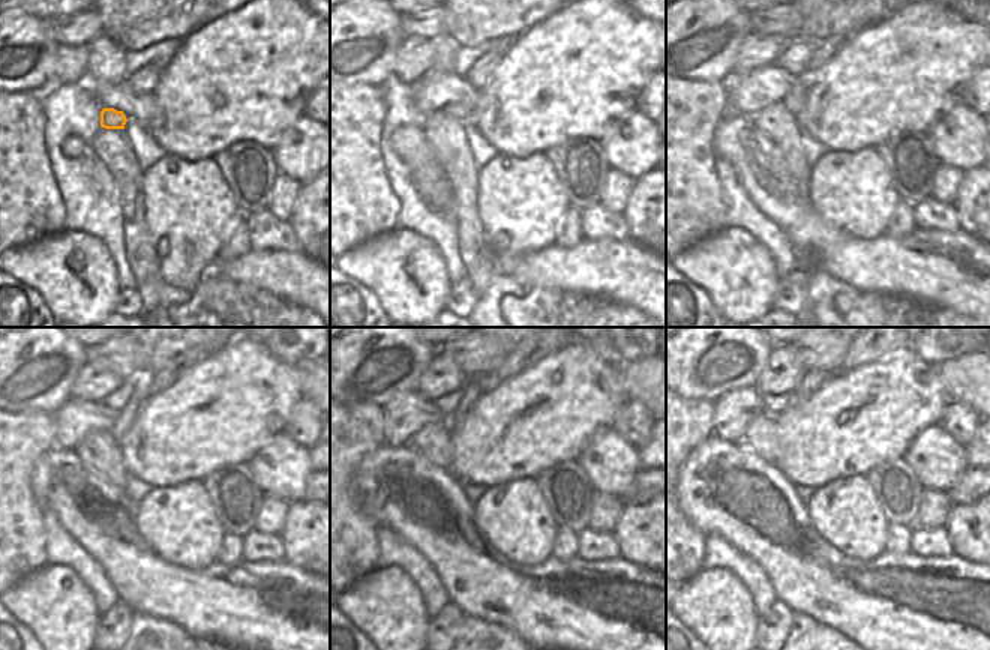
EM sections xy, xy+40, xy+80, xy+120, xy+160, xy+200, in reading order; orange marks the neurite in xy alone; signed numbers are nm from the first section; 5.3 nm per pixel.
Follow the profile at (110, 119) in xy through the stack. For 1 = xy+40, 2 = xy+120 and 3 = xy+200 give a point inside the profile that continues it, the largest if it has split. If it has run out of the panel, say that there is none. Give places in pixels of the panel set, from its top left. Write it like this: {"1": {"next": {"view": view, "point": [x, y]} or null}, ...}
{"1": {"next": {"view": "xy+40", "point": [459, 111]}}, "2": {"next": {"view": "xy+120", "point": [126, 415]}}, "3": {"next": {"view": "xy+200", "point": [813, 379]}}}

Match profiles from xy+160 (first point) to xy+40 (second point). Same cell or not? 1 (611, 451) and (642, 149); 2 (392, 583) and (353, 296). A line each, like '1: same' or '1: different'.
1: same
2: different

